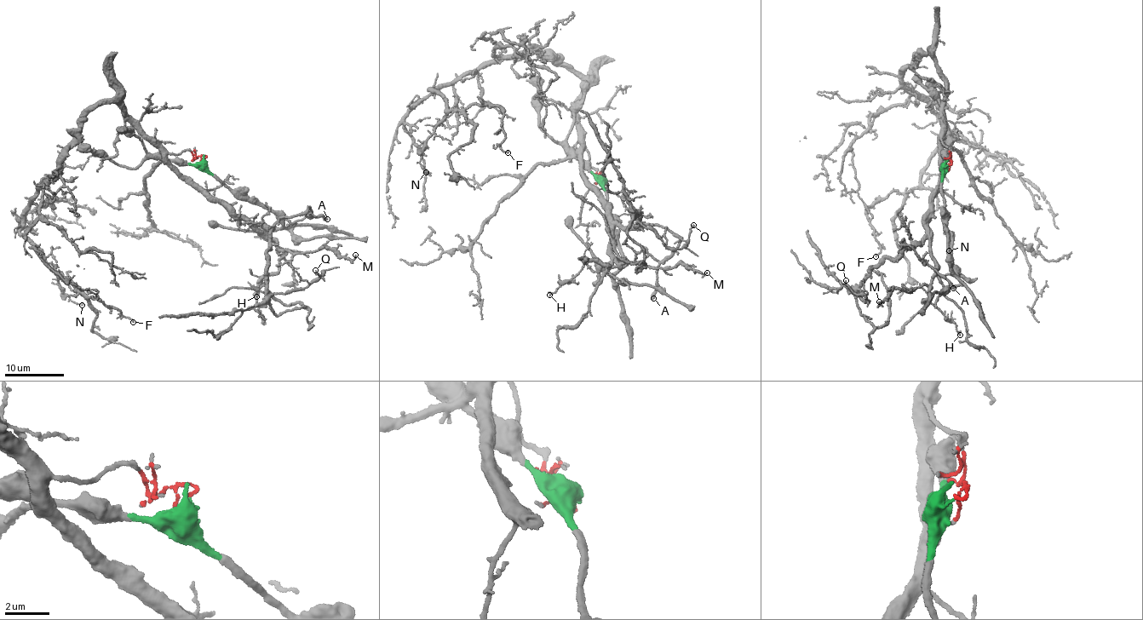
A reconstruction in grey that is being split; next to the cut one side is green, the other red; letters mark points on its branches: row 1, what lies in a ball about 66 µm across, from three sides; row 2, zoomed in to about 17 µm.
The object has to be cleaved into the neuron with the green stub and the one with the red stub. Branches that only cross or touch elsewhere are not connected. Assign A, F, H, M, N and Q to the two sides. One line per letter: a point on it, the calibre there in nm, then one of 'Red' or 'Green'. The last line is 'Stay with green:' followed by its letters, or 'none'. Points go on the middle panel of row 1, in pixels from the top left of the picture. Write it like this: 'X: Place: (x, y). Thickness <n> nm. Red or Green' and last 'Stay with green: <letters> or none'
A: Place: (653, 298). Thickness 380 nm. Red
F: Place: (508, 152). Thickness 140 nm. Red
H: Place: (549, 295). Thickness 130 nm. Red
M: Place: (707, 272). Thickness 120 nm. Red
N: Place: (426, 172). Thickness 150 nm. Red
Q: Place: (693, 225). Thickness 160 nm. Red
Stay with green: none

